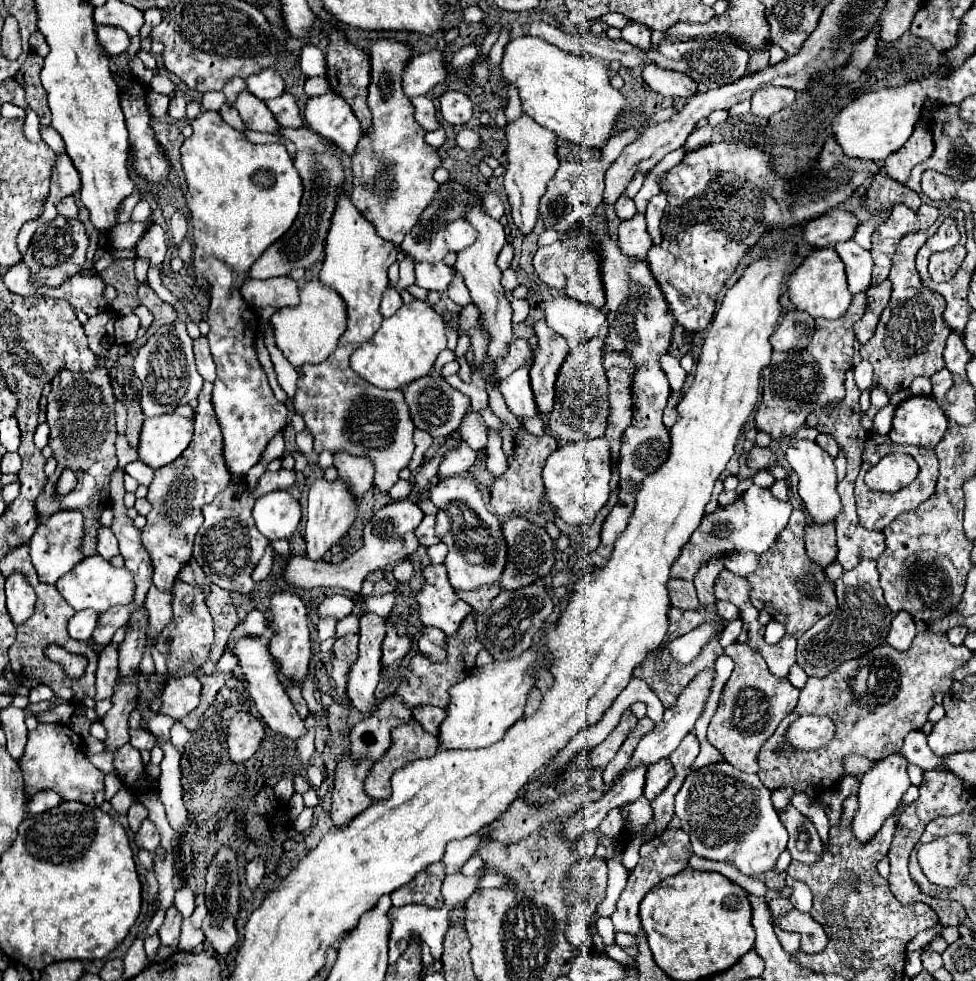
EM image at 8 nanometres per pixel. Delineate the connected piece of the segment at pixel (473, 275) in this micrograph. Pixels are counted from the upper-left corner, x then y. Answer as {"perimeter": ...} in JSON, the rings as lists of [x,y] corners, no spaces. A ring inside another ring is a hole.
{"perimeter":[[[470,188],[470,192],[474,196],[478,196],[478,202],[472,204],[466,212],[466,220],[472,224],[472,228],[478,232],[478,238],[476,242],[470,246],[470,248],[464,248],[464,252],[458,252],[458,260],[456,260],[456,270],[464,276],[464,282],[472,294],[472,300],[476,302],[476,306],[480,308],[480,318],[482,318],[482,324],[484,328],[488,330],[488,334],[492,336],[492,342],[490,342],[490,348],[488,348],[488,356],[490,360],[494,362],[496,358],[500,356],[506,356],[508,352],[508,344],[514,340],[512,336],[512,308],[510,308],[510,302],[506,300],[504,296],[504,290],[502,290],[502,284],[500,284],[500,278],[502,278],[502,272],[500,268],[496,266],[496,258],[498,258],[498,252],[502,250],[502,246],[506,244],[506,234],[504,234],[504,228],[498,220],[492,220],[484,208],[482,208],[482,196],[478,192],[474,192]]]}

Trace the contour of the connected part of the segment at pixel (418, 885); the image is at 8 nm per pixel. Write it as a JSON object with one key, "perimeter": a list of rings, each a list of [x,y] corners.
{"perimeter":[[[436,862],[428,868],[424,868],[424,872],[420,872],[420,876],[416,876],[416,880],[412,880],[412,884],[404,884],[404,888],[398,888],[396,892],[392,892],[392,902],[394,906],[404,906],[404,904],[424,904],[424,906],[432,906],[432,908],[440,908],[442,902],[442,880],[444,880],[446,872],[444,872],[444,864]]]}

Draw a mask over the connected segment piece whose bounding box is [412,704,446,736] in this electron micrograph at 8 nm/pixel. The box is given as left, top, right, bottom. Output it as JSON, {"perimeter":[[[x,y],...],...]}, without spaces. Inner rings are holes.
{"perimeter":[[[422,704],[420,708],[416,708],[416,712],[412,714],[422,726],[426,732],[438,736],[438,726],[442,724],[442,720],[446,718],[446,710],[442,708],[436,708],[436,706],[428,706],[428,704]]]}

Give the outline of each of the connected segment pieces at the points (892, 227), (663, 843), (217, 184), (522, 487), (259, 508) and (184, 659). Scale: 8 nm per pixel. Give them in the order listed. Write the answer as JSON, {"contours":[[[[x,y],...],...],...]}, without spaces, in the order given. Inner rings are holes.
{"contours":[[[[896,204],[890,210],[888,220],[872,232],[872,258],[876,262],[872,284],[880,284],[882,280],[886,280],[890,272],[890,260],[900,244],[900,238],[908,232],[928,230],[938,217],[938,209],[928,204],[922,204],[919,212],[908,210],[902,204]]],[[[666,830],[662,836],[656,836],[650,842],[646,842],[640,848],[640,862],[632,870],[632,874],[628,878],[628,884],[626,884],[626,888],[620,894],[616,912],[612,914],[614,930],[616,932],[626,932],[626,934],[638,934],[640,928],[642,928],[640,926],[640,918],[638,918],[638,904],[640,904],[640,900],[658,882],[662,882],[664,878],[668,878],[672,874],[678,874],[684,868],[688,868],[690,856],[692,856],[692,848],[690,848],[690,842],[688,842],[688,834],[684,830]]],[[[204,110],[196,120],[192,120],[192,128],[194,134],[186,138],[180,148],[182,152],[180,162],[188,184],[186,206],[190,210],[194,266],[196,266],[196,274],[206,278],[210,284],[210,310],[206,322],[210,324],[208,340],[216,362],[212,404],[224,436],[226,466],[232,474],[246,474],[258,462],[260,454],[264,452],[272,436],[284,430],[288,420],[288,410],[282,402],[274,398],[268,378],[258,362],[254,350],[254,338],[258,334],[258,318],[254,310],[244,302],[240,294],[240,286],[248,278],[248,270],[260,258],[260,254],[292,226],[300,210],[300,198],[304,186],[284,142],[252,144],[242,132],[228,126],[218,112],[208,112],[208,110]]],[[[520,428],[516,432],[512,458],[508,460],[508,470],[494,478],[490,484],[490,508],[498,516],[512,516],[516,512],[534,512],[544,504],[544,486],[542,486],[542,468],[550,452],[556,450],[556,440],[552,436],[534,436]]],[[[276,490],[256,498],[254,522],[256,528],[268,538],[290,538],[302,518],[300,502],[286,490]]],[[[176,578],[176,584],[172,586],[172,614],[172,622],[160,632],[156,648],[166,656],[168,676],[188,676],[194,674],[206,662],[210,646],[214,642],[212,618],[204,602],[202,588],[196,584],[190,586],[184,580]]]]}

